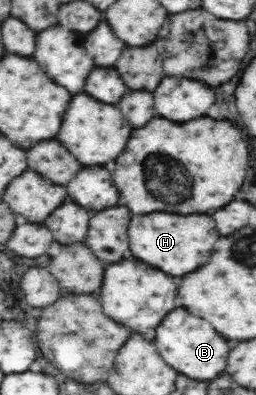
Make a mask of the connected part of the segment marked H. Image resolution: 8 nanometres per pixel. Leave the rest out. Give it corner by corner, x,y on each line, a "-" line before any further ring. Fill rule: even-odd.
151,213
129,221
129,247
133,257
173,275
185,275
209,261
219,233
209,215
173,215
173,213

